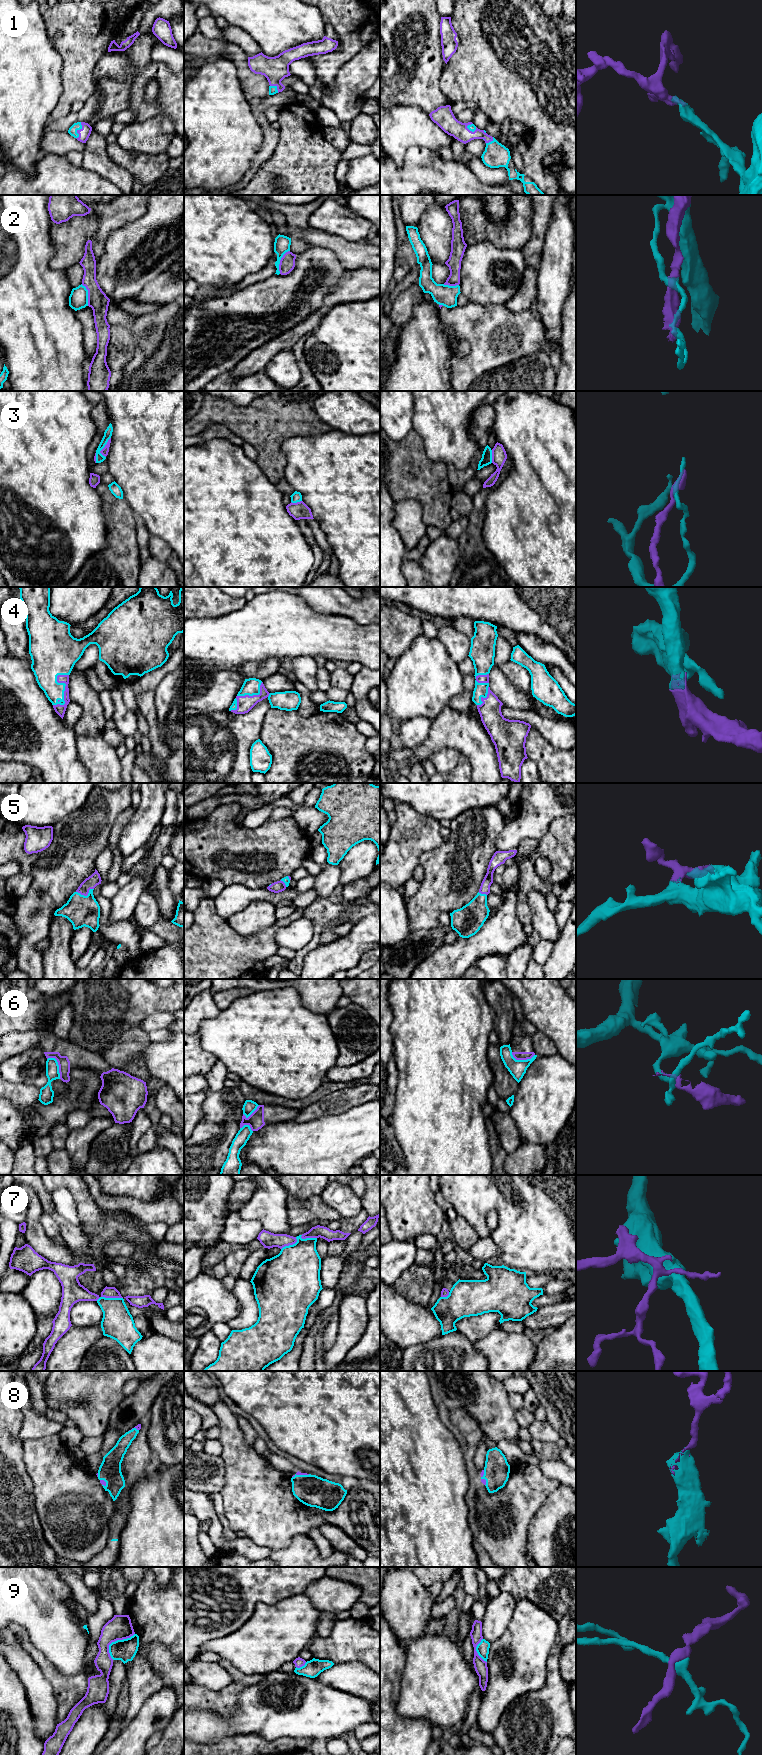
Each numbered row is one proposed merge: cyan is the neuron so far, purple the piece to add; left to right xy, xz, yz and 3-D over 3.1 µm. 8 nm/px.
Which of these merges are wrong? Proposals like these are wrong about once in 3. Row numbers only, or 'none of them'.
2, 6, 7, 9

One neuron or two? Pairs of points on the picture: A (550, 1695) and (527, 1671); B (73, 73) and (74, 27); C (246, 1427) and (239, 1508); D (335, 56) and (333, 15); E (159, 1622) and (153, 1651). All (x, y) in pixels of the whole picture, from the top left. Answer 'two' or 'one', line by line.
A: two
B: one
C: two
D: one
E: two

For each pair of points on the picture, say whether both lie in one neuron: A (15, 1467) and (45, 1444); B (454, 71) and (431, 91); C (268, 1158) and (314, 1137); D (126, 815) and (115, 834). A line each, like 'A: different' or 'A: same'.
A: different
B: different
C: same
D: same

